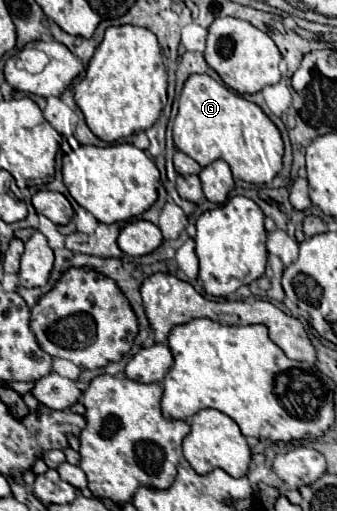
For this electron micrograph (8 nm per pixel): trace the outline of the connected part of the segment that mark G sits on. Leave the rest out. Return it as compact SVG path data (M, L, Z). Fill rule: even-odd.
M205 74L189 76L179 94L173 140L177 150L197 160L199 166L207 166L221 158L229 164L235 178L251 184L271 182L281 170L283 140L277 126L257 104L245 100Z

